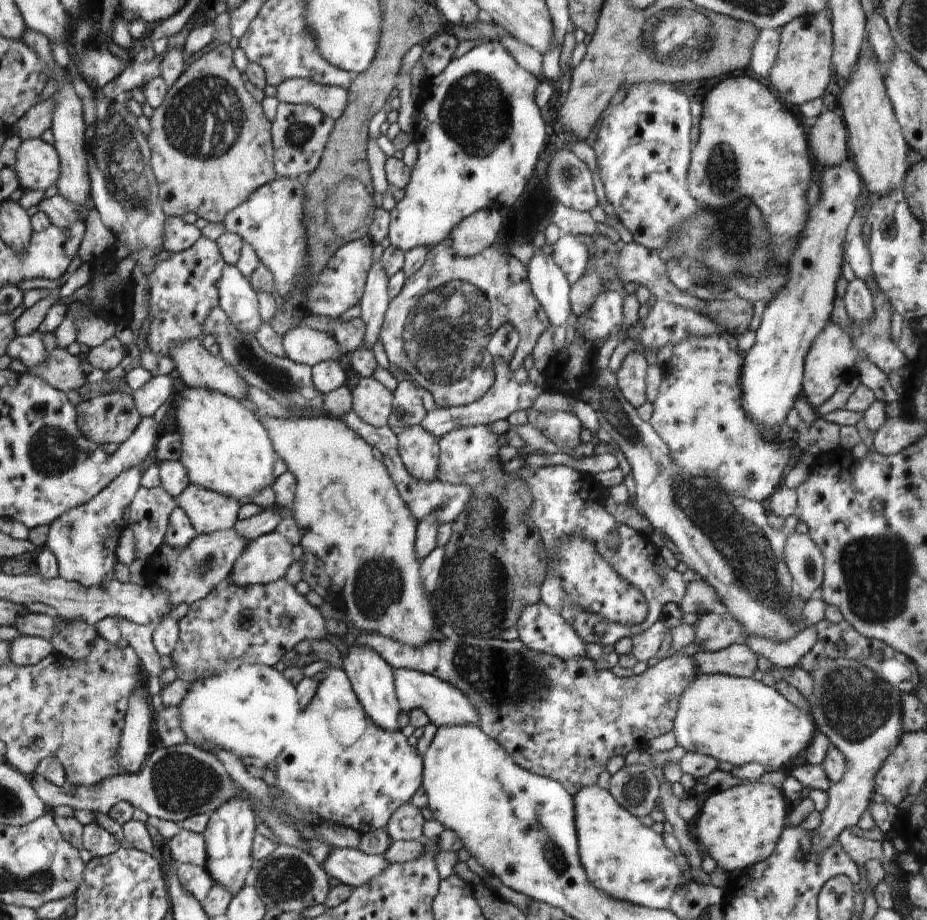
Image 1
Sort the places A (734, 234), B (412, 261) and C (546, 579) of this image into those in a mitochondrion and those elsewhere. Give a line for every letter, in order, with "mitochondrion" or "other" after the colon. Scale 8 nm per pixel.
A: mitochondrion
B: other
C: other

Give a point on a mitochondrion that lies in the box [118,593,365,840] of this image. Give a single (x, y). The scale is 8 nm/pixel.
(181, 783)

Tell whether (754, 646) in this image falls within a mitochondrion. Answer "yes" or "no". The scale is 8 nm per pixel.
no

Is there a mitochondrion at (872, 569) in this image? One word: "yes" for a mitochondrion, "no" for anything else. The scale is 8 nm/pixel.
yes

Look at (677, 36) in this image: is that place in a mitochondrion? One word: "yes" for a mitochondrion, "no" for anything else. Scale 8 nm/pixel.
yes

